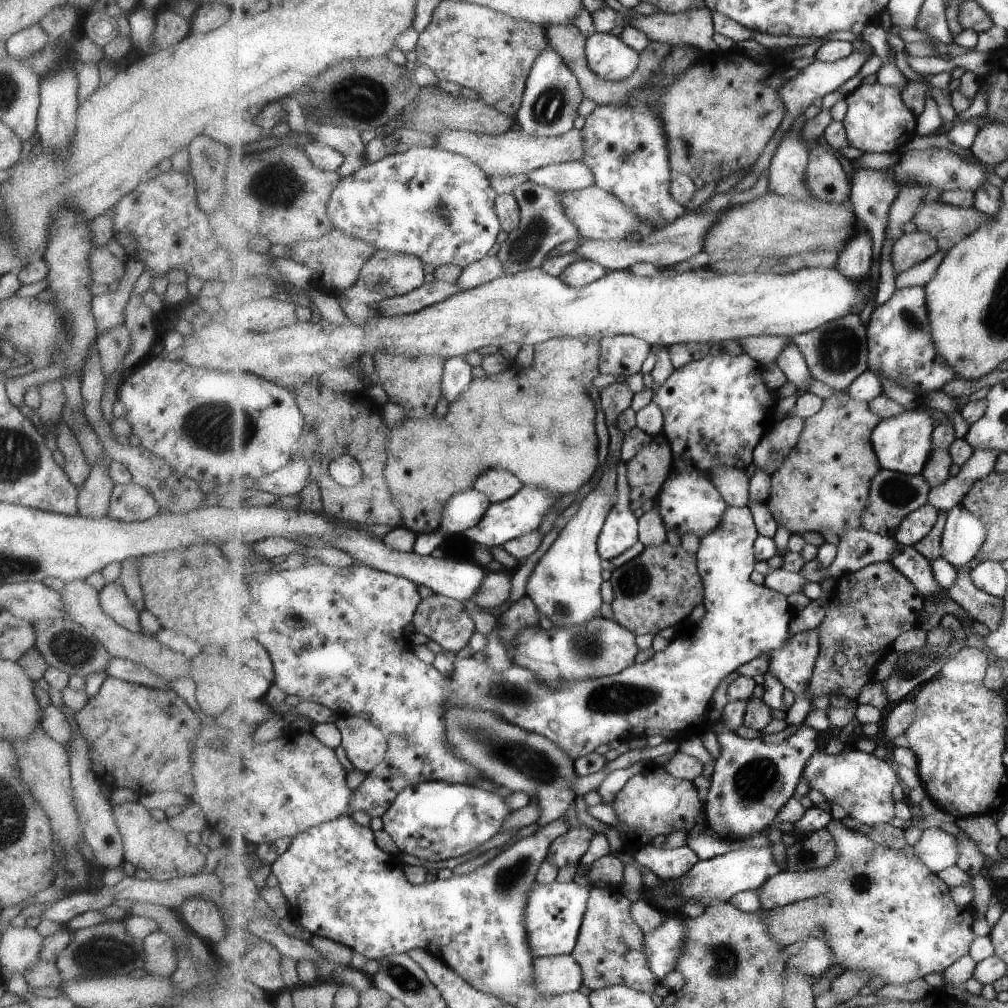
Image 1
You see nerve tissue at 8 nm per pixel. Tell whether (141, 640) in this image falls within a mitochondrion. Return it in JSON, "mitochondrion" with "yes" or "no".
{"mitochondrion":"no"}

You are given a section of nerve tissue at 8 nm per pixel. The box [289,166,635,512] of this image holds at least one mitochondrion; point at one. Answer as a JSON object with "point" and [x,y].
{"point":[521,251]}

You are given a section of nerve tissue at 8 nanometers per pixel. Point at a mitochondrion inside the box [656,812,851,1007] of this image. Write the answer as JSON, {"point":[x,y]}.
{"point":[725,965]}

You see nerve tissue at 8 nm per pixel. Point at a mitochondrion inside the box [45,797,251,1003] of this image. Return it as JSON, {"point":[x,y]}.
{"point":[102,952]}

